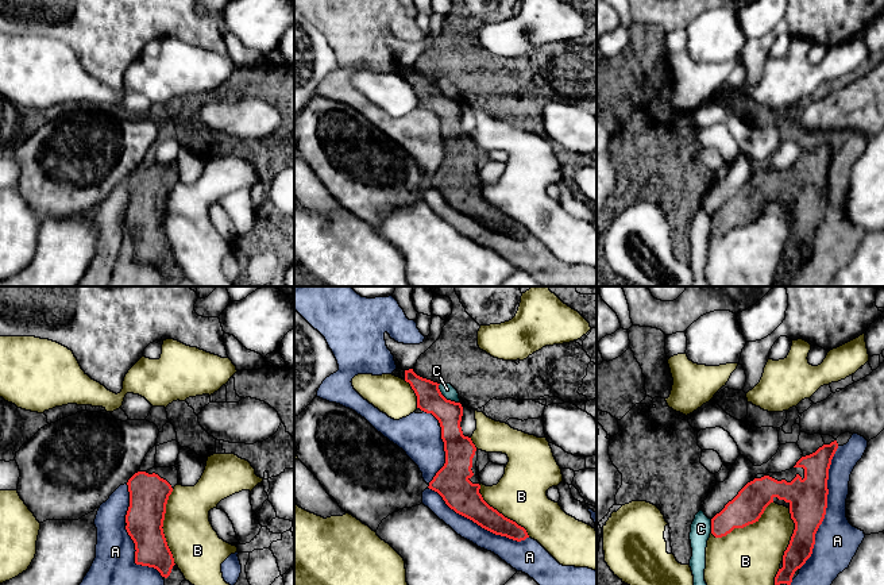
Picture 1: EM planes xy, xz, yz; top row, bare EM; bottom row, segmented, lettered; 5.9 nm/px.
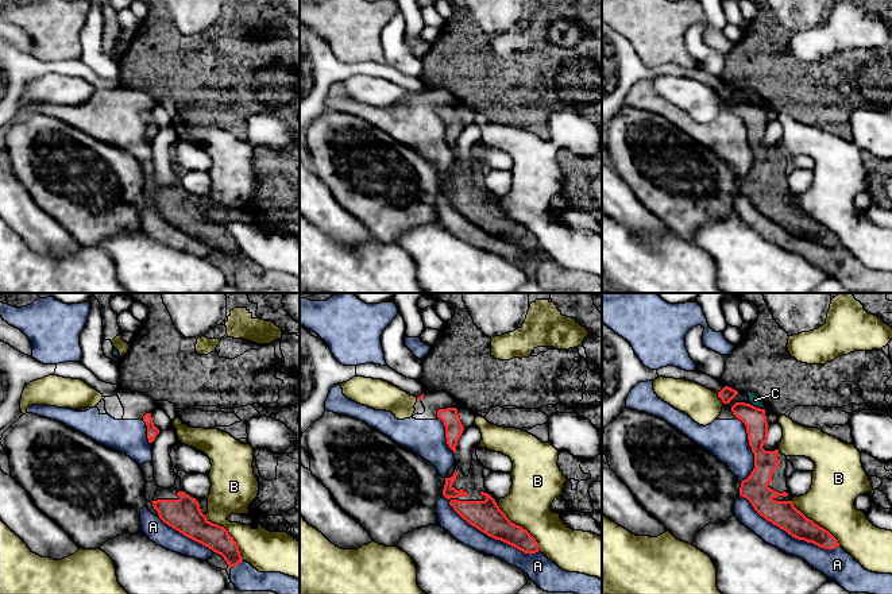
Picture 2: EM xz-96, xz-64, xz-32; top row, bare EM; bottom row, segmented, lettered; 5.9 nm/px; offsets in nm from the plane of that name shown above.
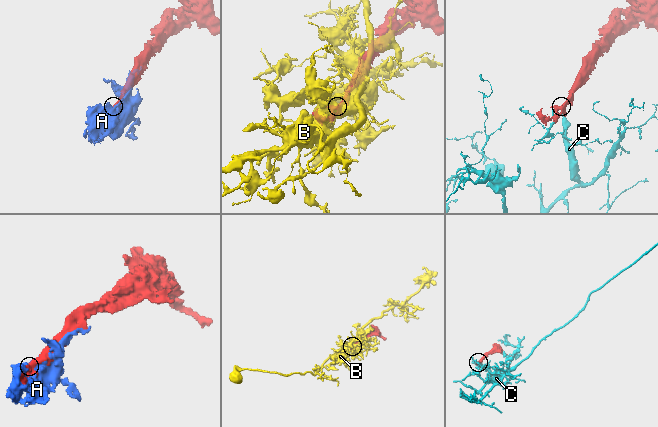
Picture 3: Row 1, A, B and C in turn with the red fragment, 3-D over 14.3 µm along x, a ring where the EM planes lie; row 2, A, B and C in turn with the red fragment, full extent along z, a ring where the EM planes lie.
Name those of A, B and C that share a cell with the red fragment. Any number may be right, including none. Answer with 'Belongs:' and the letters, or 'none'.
Belongs: none

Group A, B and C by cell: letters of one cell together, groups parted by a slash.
A / B / C

